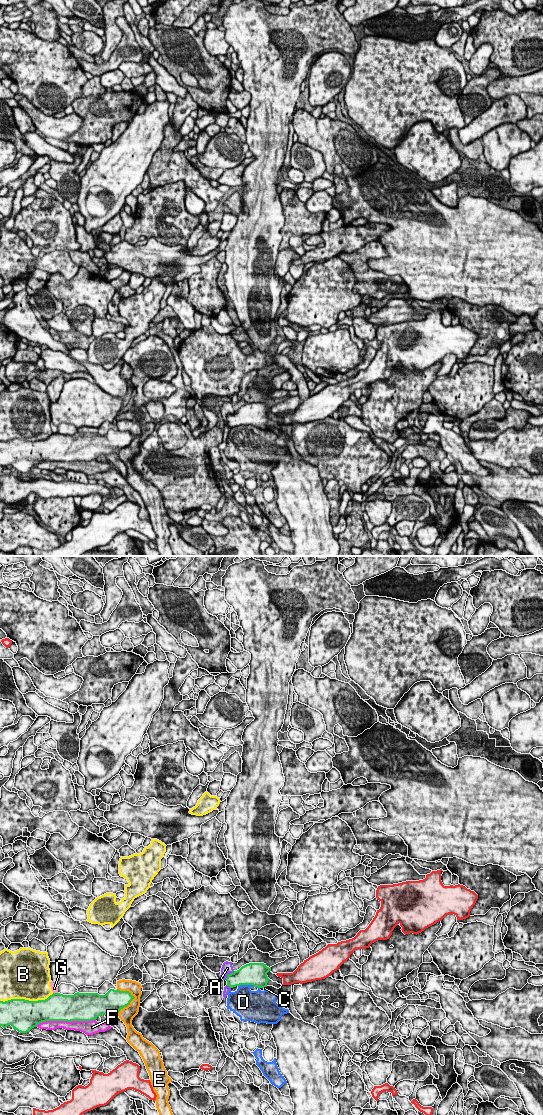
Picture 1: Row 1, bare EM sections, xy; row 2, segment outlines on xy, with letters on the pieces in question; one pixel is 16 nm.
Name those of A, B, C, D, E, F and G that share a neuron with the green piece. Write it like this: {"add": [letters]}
{"add": []}

